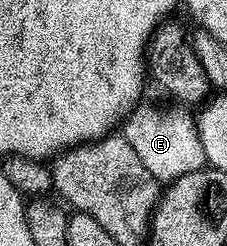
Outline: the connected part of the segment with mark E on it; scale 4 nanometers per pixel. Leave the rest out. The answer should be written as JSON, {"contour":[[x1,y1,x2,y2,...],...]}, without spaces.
{"contour":[[135,107,129,113,130,121,128,116,124,135,132,150,136,150,140,162,144,162,147,173,153,179,155,176,158,180,164,180,163,182,171,182,189,172,202,170,207,161,195,125,184,124,176,118,168,120,164,116,153,116,142,107]]}

